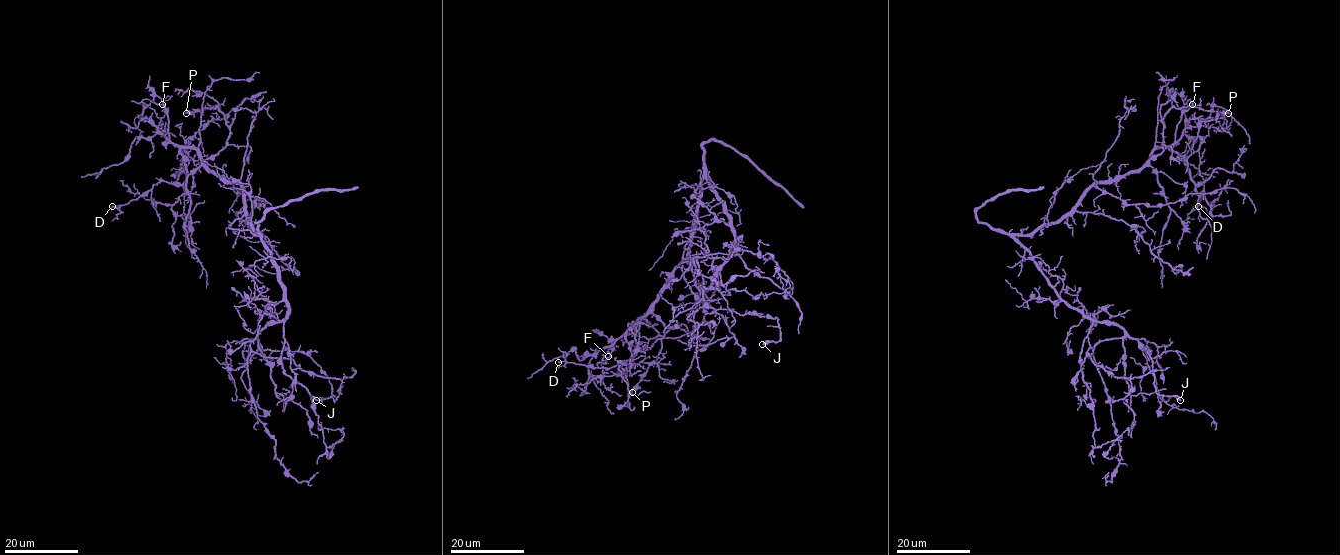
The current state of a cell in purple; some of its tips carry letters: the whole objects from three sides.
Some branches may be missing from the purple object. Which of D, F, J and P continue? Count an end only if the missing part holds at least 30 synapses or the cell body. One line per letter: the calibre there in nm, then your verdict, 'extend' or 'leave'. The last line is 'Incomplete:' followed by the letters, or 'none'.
D: 160 nm thick; leave
F: 160 nm thick; leave
J: 180 nm thick; leave
P: 170 nm thick; leave
Incomplete: none

